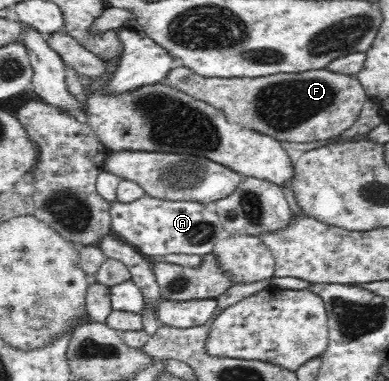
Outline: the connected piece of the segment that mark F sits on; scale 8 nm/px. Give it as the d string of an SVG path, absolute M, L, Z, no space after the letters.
M176 67L161 83L217 107L230 123L289 143L314 143L341 135L356 123L368 101L357 76L328 69L258 78L203 78L193 70Z

